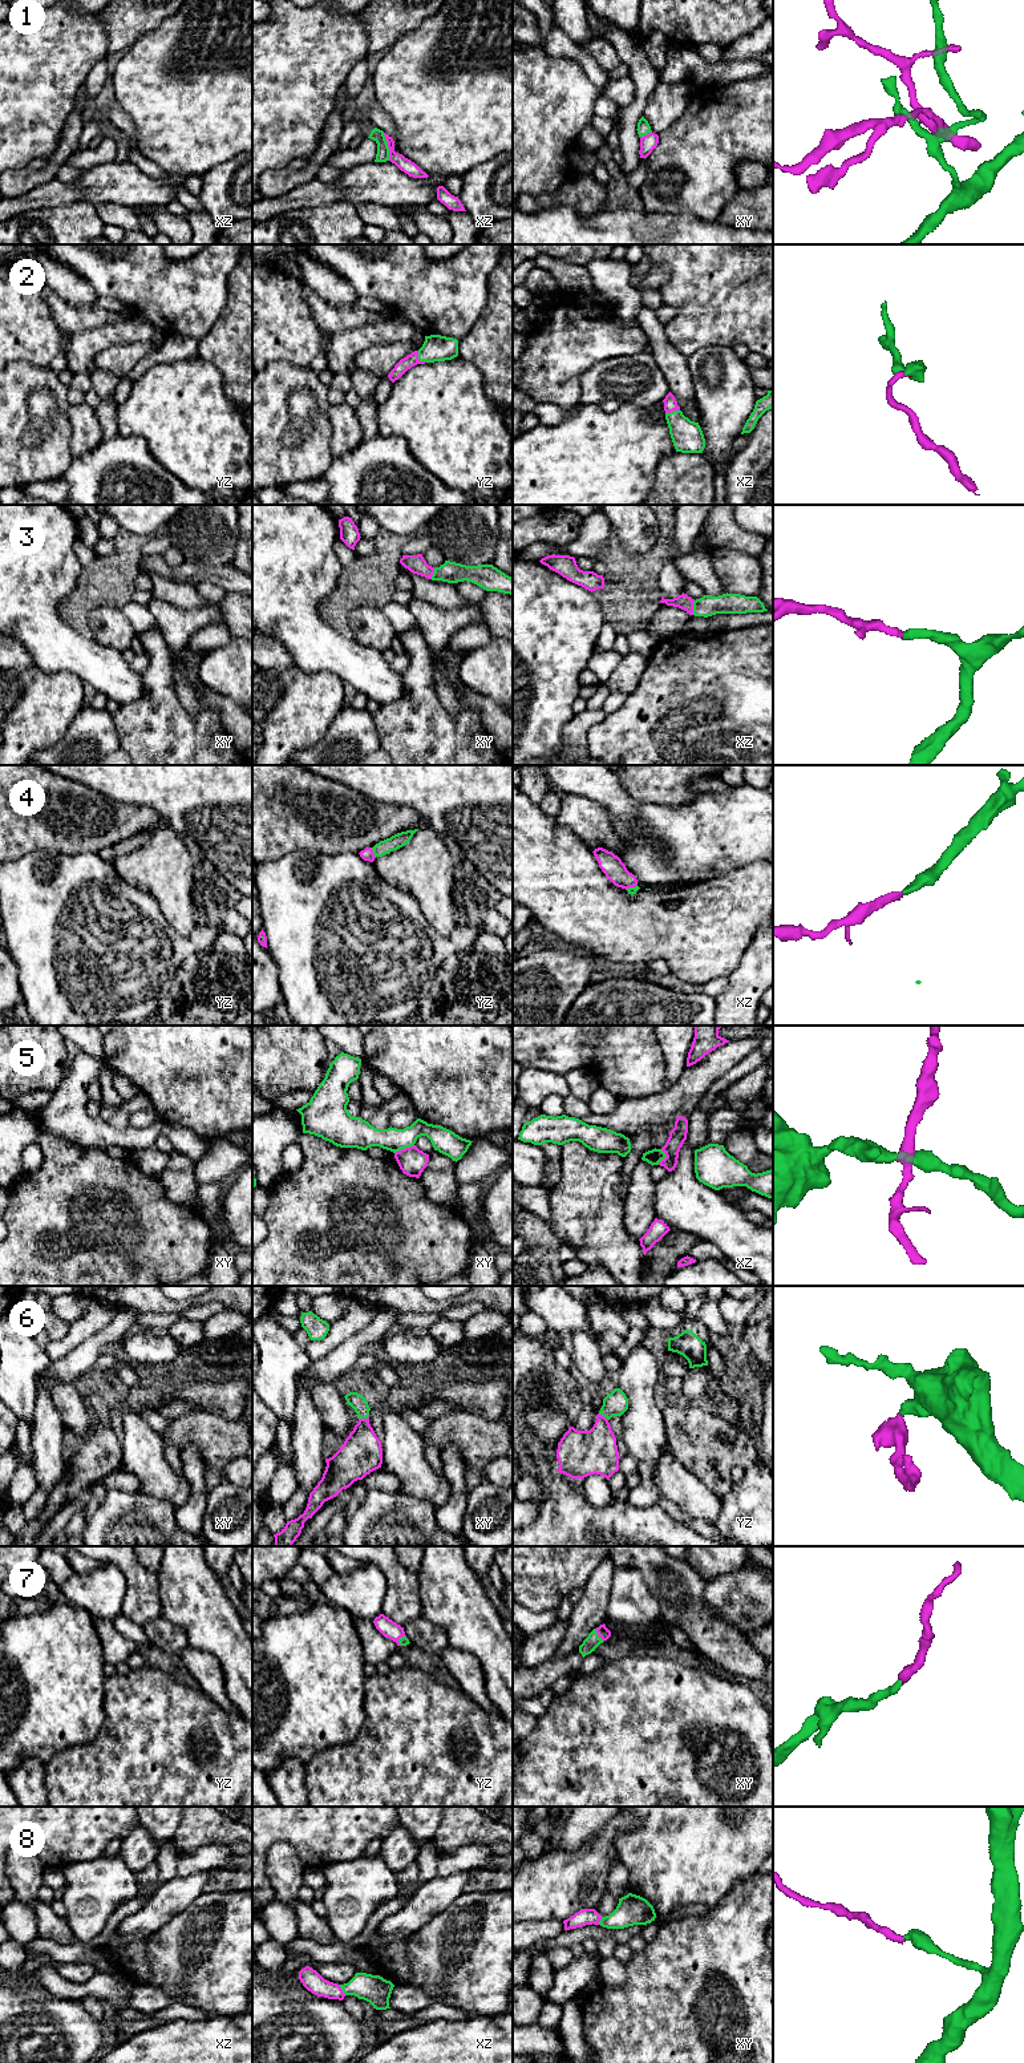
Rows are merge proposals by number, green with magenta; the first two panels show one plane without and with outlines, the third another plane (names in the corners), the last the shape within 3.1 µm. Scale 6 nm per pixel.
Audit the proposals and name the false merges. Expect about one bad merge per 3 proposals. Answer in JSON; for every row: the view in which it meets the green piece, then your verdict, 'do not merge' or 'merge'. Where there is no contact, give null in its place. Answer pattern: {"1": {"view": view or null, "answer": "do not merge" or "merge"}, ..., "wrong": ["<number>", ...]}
{"1": {"view": "xz", "answer": "do not merge"}, "2": {"view": "yz", "answer": "merge"}, "3": {"view": "xz", "answer": "merge"}, "4": {"view": "yz", "answer": "merge"}, "5": {"view": "xy", "answer": "do not merge"}, "6": {"view": "xy", "answer": "merge"}, "7": {"view": "xy", "answer": "merge"}, "8": {"view": "xz", "answer": "merge"}, "wrong": ["1", "5"]}

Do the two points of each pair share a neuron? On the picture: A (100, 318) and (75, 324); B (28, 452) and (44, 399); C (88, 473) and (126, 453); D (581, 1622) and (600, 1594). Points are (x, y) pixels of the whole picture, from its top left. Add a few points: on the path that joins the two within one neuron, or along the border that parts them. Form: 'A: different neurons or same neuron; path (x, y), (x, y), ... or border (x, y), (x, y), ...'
A: same neuron; path (93, 318), (81, 319)
B: same neuron; path (28, 439), (28, 415), (31, 412)
C: same neuron; path (97, 470), (105, 462), (117, 458)
D: same neuron; path (586, 1615), (591, 1610), (594, 1601)

